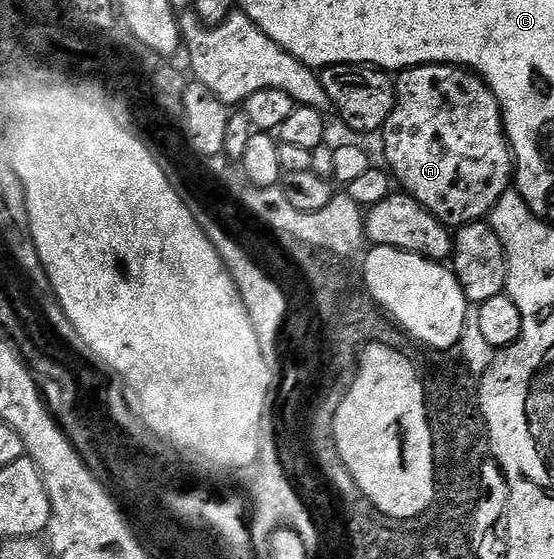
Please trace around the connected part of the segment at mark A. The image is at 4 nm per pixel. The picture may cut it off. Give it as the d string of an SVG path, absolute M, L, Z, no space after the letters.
M421 64L419 68L405 69L399 76L402 77L397 77L396 80L394 109L380 133L382 148L386 151L387 162L385 161L385 163L388 165L393 179L397 183L398 180L402 183L401 191L405 195L420 202L420 206L427 208L440 223L445 224L451 230L460 229L465 224L471 224L477 220L486 220L490 211L496 206L496 202L500 202L502 195L511 191L512 181L516 176L514 153L510 150L510 140L506 136L506 127L502 121L502 108L498 104L496 94L492 94L490 87L476 73L471 72L469 68L460 68L456 64Z

